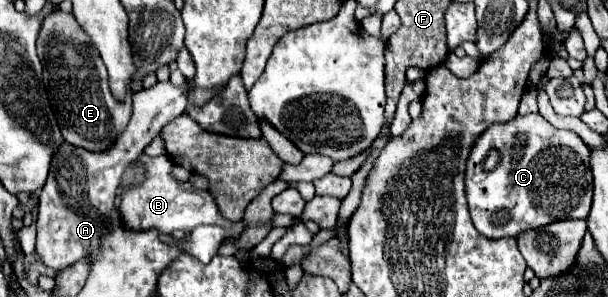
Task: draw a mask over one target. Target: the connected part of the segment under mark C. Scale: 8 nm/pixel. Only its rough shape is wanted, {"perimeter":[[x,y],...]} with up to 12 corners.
{"perimeter":[[540,114],[466,162],[486,238],[588,218],[590,148]]}

